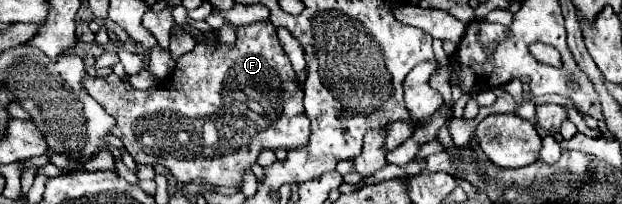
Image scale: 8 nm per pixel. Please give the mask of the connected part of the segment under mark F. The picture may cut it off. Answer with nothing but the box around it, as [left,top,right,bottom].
[82,21,310,187]

